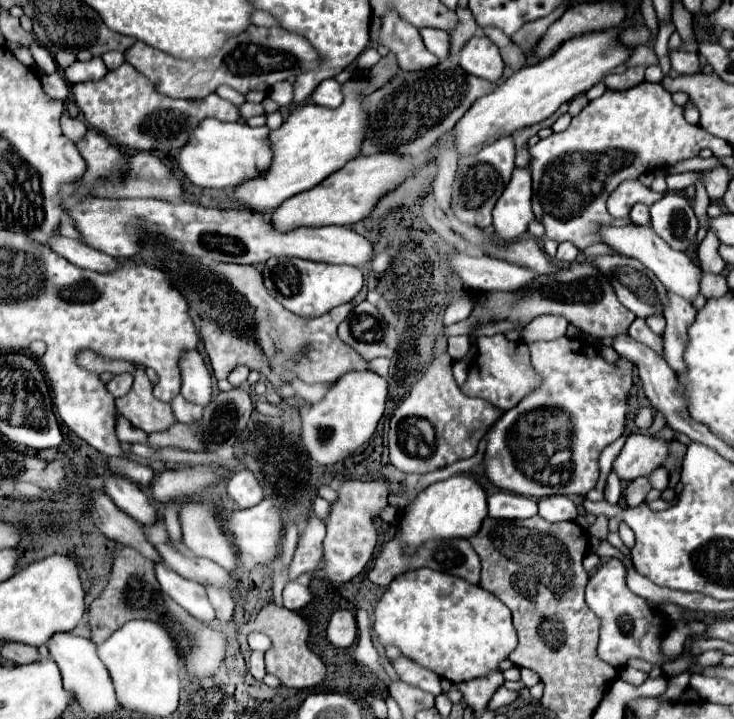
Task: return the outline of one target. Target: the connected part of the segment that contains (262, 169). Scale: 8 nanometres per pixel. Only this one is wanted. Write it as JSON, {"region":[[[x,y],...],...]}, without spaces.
{"region":[[[205,119],[197,129],[193,129],[187,145],[181,149],[177,163],[191,183],[209,189],[237,187],[247,179],[255,179],[267,173],[271,163],[269,127],[249,127],[243,121],[223,123],[219,119]]]}

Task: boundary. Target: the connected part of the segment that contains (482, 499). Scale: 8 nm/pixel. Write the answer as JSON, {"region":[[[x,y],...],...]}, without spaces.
{"region":[[[457,473],[445,481],[429,485],[417,495],[411,509],[397,527],[397,537],[403,541],[405,551],[415,551],[421,543],[429,539],[451,539],[451,537],[471,537],[479,531],[483,519],[487,517],[487,493],[473,473]]]}

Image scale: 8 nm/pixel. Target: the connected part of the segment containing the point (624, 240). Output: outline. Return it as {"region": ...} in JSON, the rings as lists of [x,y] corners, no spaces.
{"region":[[[641,225],[603,227],[601,235],[607,245],[617,249],[619,253],[625,253],[627,257],[639,259],[647,269],[651,269],[657,275],[657,279],[667,287],[667,291],[687,299],[689,303],[693,303],[693,299],[699,295],[699,275],[703,275],[701,267],[695,265],[687,257],[687,253],[681,253],[681,251],[667,247],[667,243],[663,243],[663,239],[659,239],[659,235],[655,235],[655,231],[651,227],[641,227]]]}

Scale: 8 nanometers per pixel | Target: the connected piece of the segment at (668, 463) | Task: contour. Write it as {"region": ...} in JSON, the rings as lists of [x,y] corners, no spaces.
{"region":[[[673,441],[673,451],[669,451],[669,455],[667,455],[667,459],[663,461],[661,467],[665,467],[669,473],[671,473],[675,467],[681,467],[681,461],[683,461],[683,457],[685,457],[685,451],[687,451],[687,447],[685,447],[683,443]]]}

